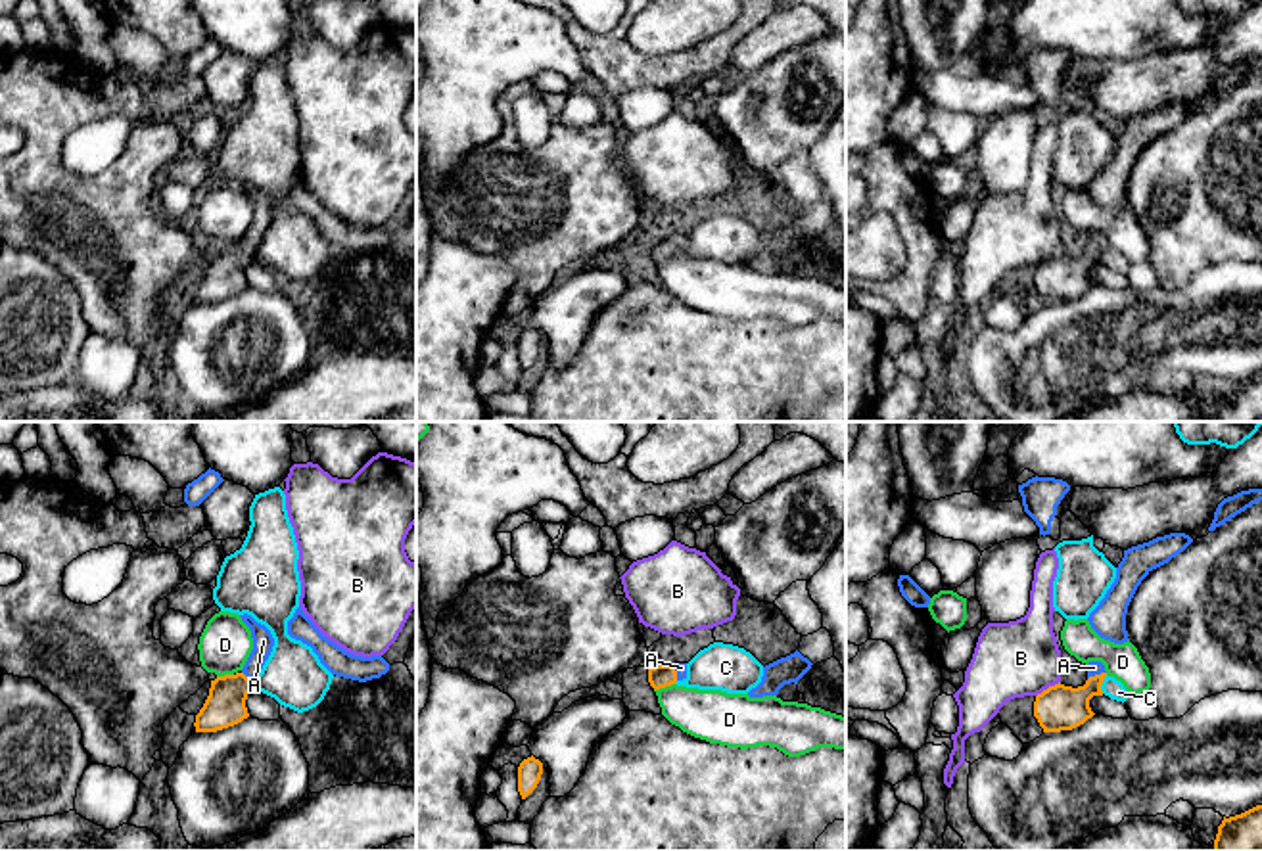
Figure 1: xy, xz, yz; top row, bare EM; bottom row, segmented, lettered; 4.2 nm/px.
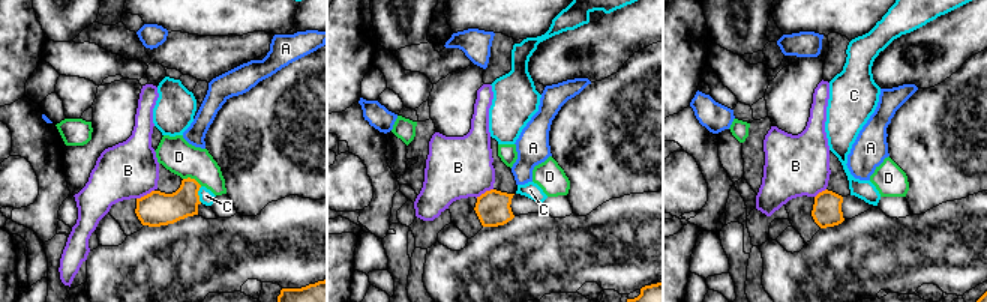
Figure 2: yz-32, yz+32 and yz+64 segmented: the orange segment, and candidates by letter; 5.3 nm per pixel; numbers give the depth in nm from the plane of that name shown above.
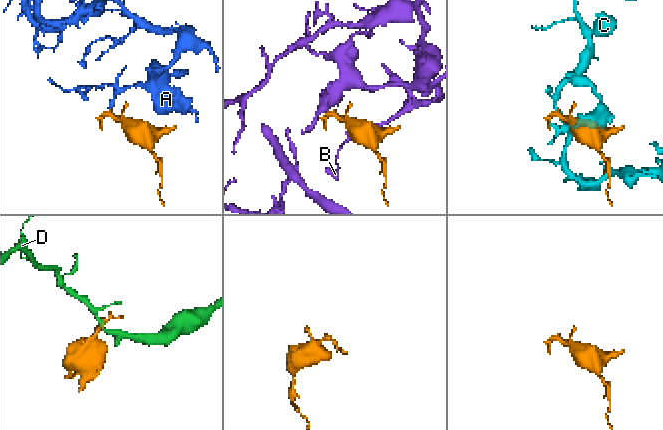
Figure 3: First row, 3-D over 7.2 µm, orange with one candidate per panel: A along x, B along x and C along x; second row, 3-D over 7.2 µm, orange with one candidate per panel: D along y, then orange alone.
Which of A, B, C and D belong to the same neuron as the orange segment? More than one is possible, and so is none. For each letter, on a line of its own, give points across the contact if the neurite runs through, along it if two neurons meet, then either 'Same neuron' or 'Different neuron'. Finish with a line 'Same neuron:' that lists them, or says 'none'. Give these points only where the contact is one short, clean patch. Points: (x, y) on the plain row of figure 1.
A: Path across: yz (1059, 278), (1069, 278), (1096, 246), (1094, 238). Same neuron
B: Boundary: yz (1059, 252), (1036, 267). Different neuron
C: Boundary: yz (1107, 246), (1101, 263). Different neuron
D: Boundary: xz (674, 253), (654, 261). Different neuron
Same neuron: A

